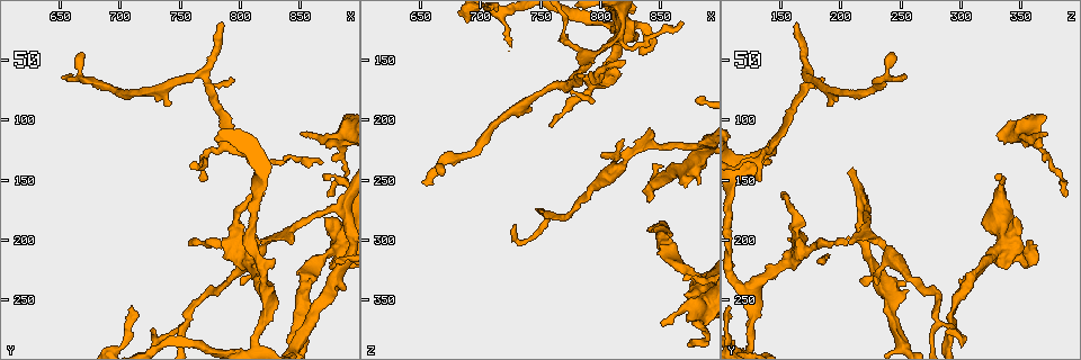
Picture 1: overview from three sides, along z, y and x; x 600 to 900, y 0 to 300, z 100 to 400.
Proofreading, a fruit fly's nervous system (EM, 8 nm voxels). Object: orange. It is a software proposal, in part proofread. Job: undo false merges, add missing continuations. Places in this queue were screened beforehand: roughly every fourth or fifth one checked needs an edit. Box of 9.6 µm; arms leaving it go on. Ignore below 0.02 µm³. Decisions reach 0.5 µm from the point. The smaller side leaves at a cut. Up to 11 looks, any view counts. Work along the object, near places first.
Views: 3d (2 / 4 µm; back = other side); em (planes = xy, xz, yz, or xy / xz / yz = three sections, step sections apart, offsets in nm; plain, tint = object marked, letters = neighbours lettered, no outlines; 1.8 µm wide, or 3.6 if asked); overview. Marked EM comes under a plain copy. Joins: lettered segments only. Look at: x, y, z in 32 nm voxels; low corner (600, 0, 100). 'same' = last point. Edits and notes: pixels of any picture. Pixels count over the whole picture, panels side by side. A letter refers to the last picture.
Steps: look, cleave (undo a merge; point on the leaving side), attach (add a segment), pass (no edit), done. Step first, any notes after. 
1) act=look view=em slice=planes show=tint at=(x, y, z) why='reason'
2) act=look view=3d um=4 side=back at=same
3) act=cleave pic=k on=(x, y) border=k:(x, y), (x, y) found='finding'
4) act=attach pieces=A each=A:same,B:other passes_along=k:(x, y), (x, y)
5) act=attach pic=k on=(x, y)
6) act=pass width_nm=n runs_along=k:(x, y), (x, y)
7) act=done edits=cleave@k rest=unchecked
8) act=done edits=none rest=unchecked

act=look view=em slice=xy step=16 show=tint at=(850, 108, 370) why='an open end'

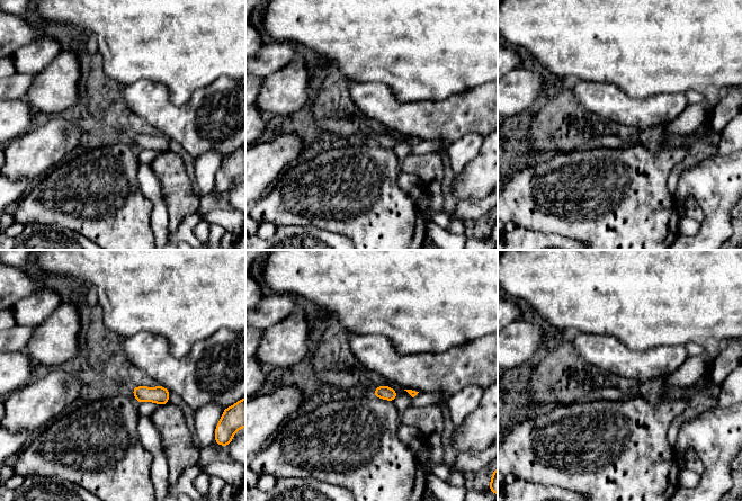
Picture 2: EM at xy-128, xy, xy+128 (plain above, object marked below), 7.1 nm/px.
act=look view=em slice=xz step=8 show=letters at=same

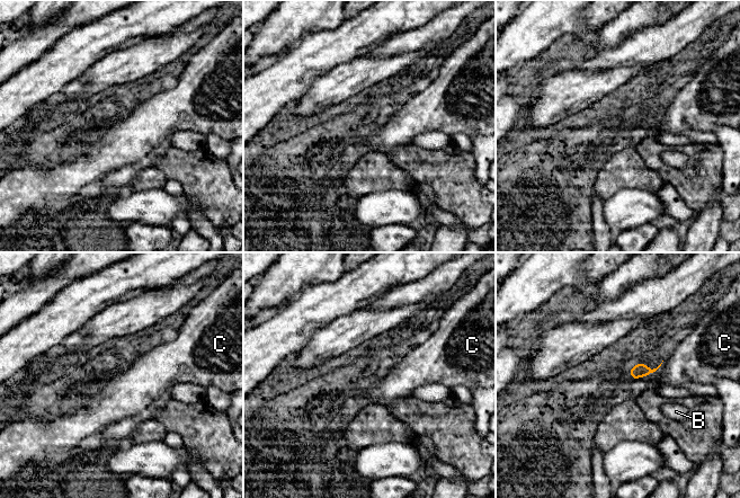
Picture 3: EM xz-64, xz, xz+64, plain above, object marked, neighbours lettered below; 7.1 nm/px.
act=pass width_nm=90 each=B:other,C:other border=3:(663, 361), (648, 375) found='no lettered segment goes on from it'

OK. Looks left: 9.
act=look view=em um=3.6 slice=yz step=4 show=tint at=(888, 202, 340) why='sharp bend'

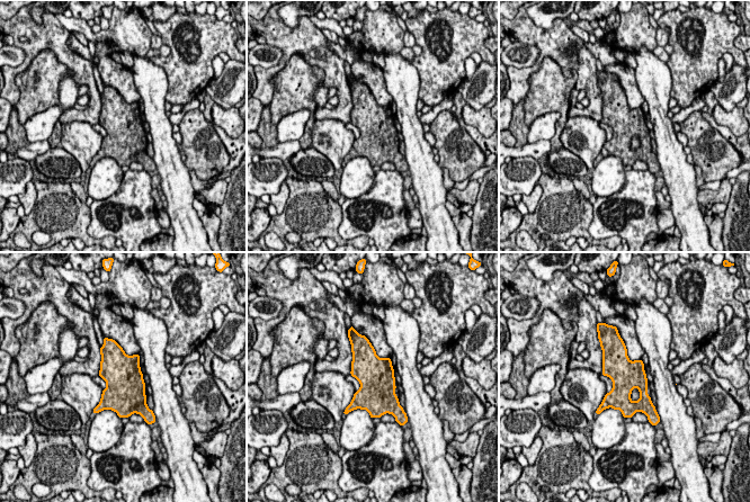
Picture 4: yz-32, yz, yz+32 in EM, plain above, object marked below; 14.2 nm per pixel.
act=look view=em um=3.6 slice=planes show=tint at=same why='cut it another way'

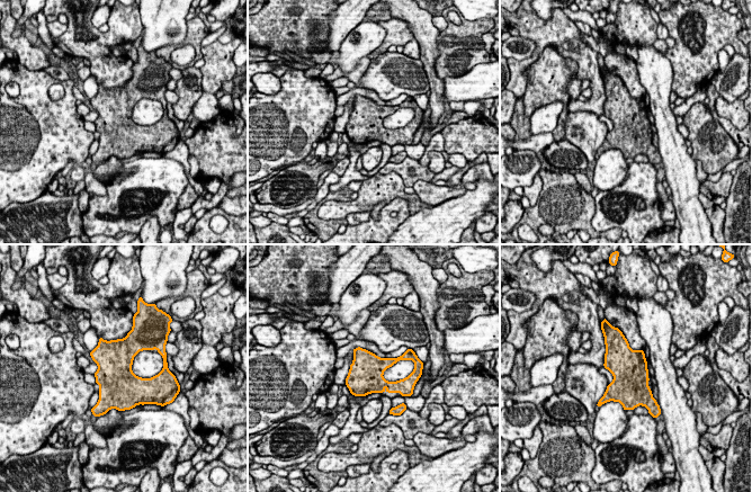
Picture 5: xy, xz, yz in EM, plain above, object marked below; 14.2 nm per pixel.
act=look view=em um=3.6 slice=planes show=letters at=same why='see the neighbours'

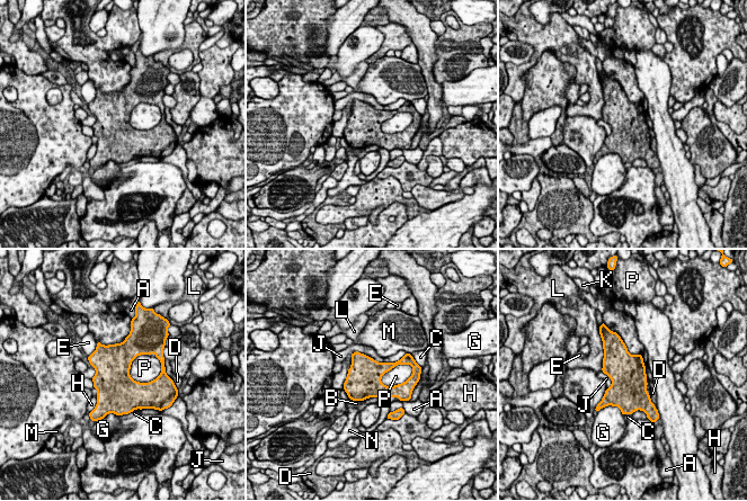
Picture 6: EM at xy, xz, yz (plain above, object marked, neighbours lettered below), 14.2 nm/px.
act=pass width_nm=480 each=A:other,B:other,C:other,D:other,E:other,G:other,H:other,J:other,K:other,L:other,M:other,N:other,P:other border=6:(409, 364), (397, 364), (381, 383) found='one neuron here'

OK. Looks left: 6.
act=look view=3d um=4 at=(868, 146, 332) why='branch stops here'

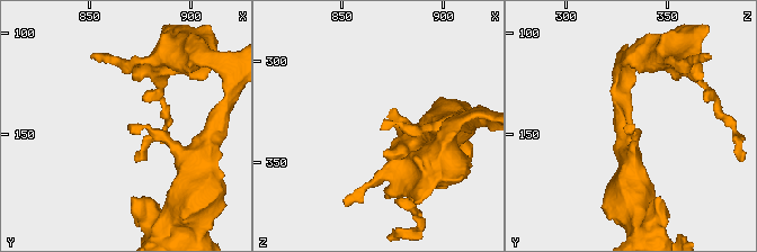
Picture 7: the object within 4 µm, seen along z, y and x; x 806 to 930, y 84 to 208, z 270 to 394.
act=look view=em slice=xz step=4 show=tint at=(870, 146, 332)

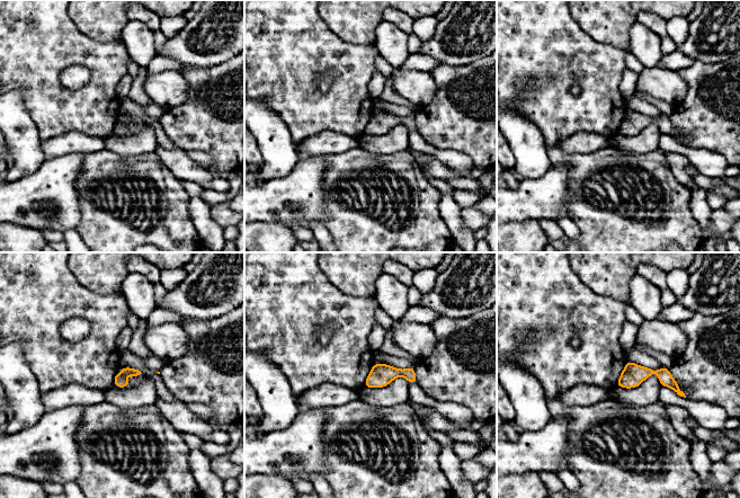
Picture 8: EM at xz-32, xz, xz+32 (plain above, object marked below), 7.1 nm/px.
act=look view=em slice=planes show=letters at=same

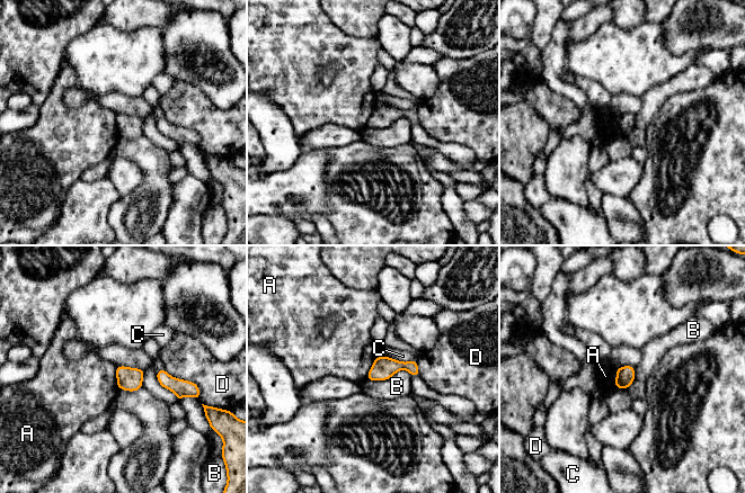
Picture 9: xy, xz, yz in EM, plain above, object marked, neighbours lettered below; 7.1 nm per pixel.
act=pass each=A:other,B:other,C:other,D:other found='none of them fits'

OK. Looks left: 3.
act=look view=em slice=planes show=tint at=(788, 20, 164) why='an open end'

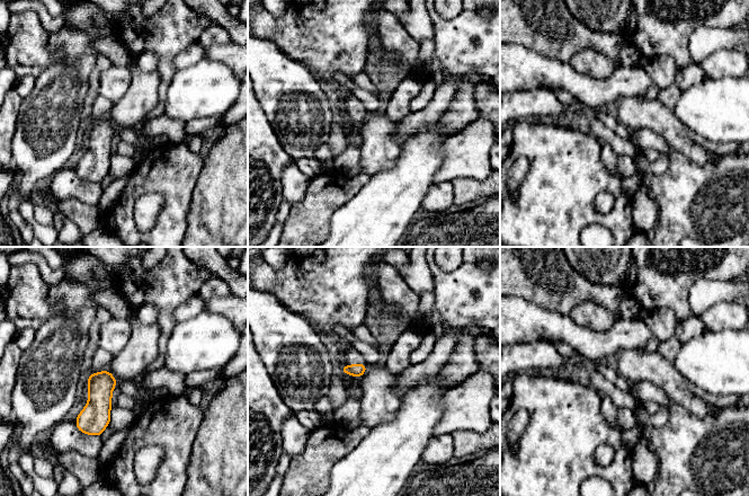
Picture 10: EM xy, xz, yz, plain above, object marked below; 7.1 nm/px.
act=look view=em slice=planes show=letters at=same why='see the neighbours'

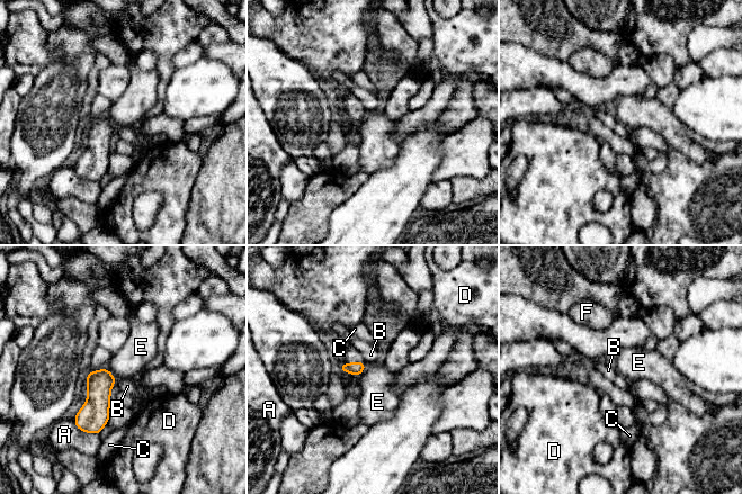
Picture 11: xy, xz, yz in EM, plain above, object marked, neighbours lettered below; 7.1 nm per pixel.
act=attach pieces=F each=A:other,B:other,C:other,D:other,E:other,F:same passes_along=11:(356, 368), (354, 362), (351, 355) found='it goes on there'

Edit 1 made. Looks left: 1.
act=done edits=attach@11 rest=unchecked

